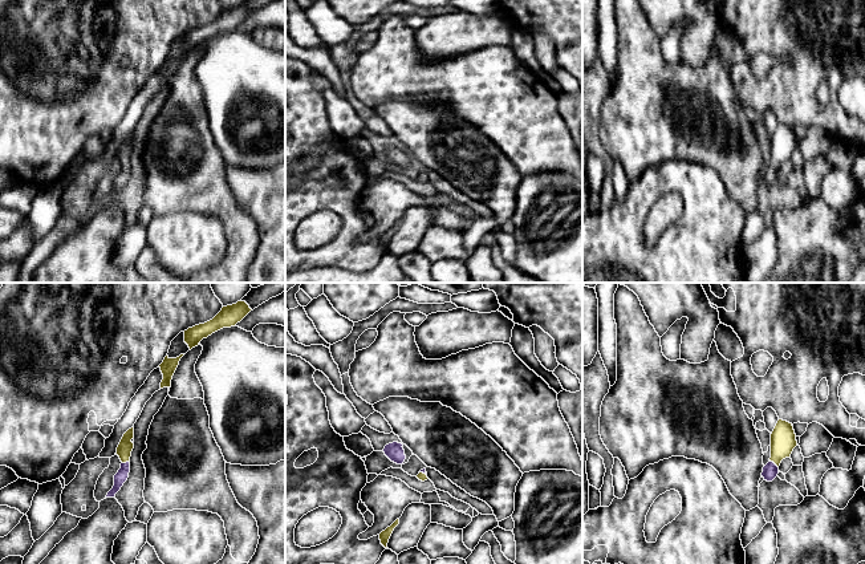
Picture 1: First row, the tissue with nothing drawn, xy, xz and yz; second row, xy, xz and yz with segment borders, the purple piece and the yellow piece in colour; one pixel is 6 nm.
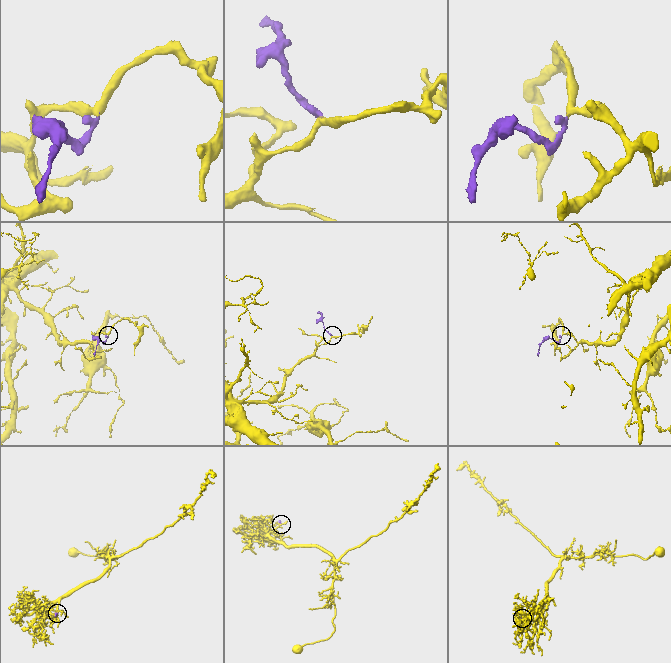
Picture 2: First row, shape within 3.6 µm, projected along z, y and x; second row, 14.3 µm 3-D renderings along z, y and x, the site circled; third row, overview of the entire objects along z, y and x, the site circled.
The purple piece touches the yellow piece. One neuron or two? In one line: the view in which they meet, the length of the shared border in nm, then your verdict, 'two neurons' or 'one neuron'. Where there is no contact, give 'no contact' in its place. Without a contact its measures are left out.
contact in yz; length 80 nm; one neuron

